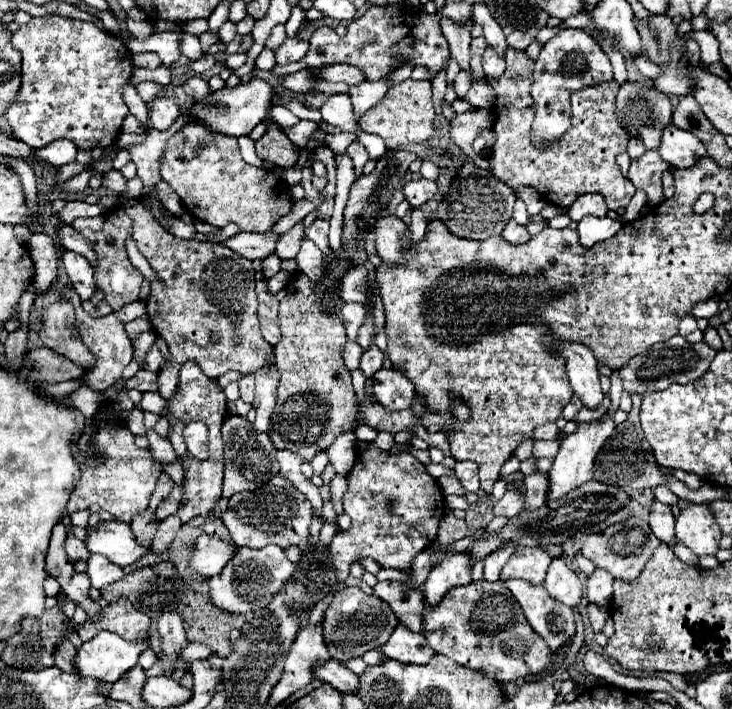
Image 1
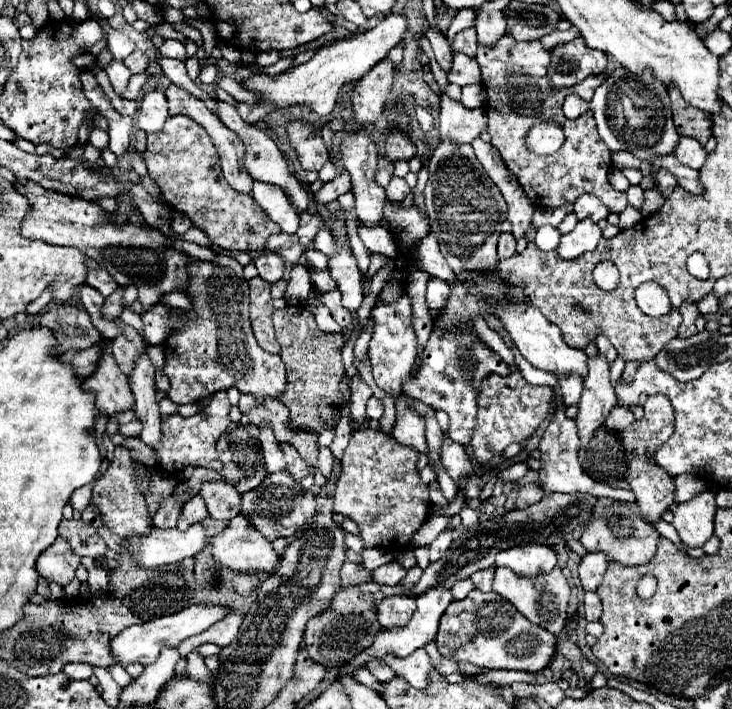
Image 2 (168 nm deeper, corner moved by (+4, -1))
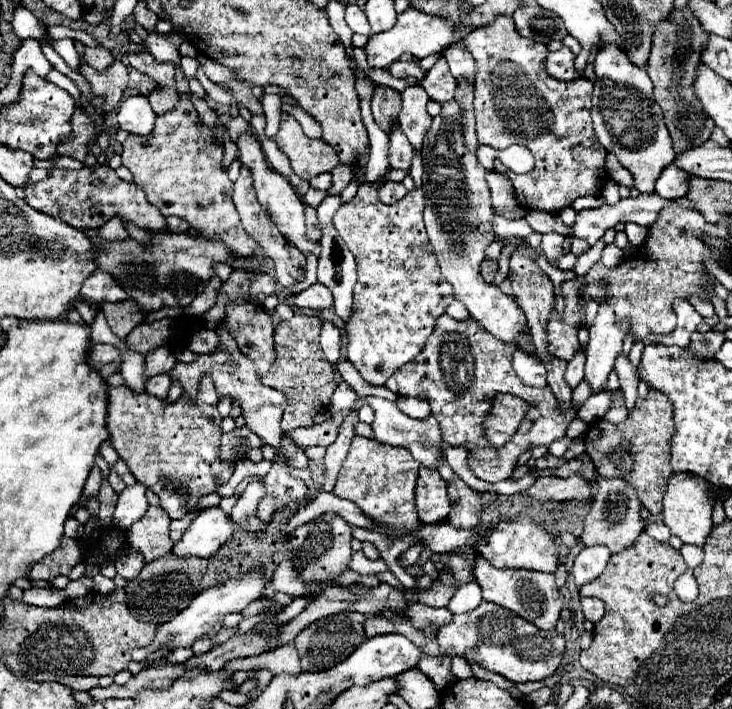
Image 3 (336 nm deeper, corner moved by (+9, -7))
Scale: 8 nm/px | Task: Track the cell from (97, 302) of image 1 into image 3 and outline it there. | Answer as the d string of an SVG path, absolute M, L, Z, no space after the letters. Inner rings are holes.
M126 299L126 301L118 301L118 303L102 303L100 305L104 315L106 315L106 321L110 325L110 329L118 335L118 337L126 337L144 317L144 313L140 311L140 307Z

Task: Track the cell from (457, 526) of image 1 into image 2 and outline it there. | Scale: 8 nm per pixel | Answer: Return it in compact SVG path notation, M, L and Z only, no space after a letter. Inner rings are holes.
M445 529L431 545L429 545L429 559L431 559L431 563L433 561L437 561L445 551L447 551L447 545L453 541L453 533L449 531L449 529Z

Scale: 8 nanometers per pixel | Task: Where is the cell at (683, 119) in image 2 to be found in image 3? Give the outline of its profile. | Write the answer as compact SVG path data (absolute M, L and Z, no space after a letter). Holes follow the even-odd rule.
M688 7L674 9L662 23L658 23L654 33L652 53L648 59L648 75L654 83L654 99L664 111L666 127L674 141L676 153L688 147L698 147L700 143L710 139L710 133L714 129L714 121L708 113L704 113L700 101L692 91L692 77L696 65L700 63L700 51L706 45L706 37L708 33L702 29Z

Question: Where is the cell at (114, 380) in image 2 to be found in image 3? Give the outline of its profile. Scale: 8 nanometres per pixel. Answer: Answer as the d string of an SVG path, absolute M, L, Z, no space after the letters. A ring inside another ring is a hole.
M202 377L200 391L196 403L182 395L176 403L166 403L156 399L148 393L134 393L128 387L108 387L108 431L114 449L118 451L120 459L126 461L130 471L134 473L136 481L144 483L150 491L160 497L160 505L172 519L184 517L188 511L196 511L196 501L202 495L214 493L218 485L228 483L232 477L232 467L228 463L218 461L218 447L222 437L222 417L218 413L218 395L214 391L214 383L210 377Z

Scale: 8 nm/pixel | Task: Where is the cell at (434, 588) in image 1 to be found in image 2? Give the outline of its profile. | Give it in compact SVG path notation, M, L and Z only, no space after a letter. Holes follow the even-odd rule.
M429 589L429 593L425 593L425 597L417 597L417 611L413 613L411 621L405 625L405 627L393 627L393 629L381 629L377 635L375 635L375 641L373 645L369 645L367 649L363 649L357 657L349 659L345 665L341 665L337 669L337 675L353 675L355 671L359 669L365 669L371 661L383 661L387 655L393 655L393 657L407 657L411 655L413 651L425 647L427 643L431 643L437 635L437 627L439 627L439 619L441 615L445 613L447 605L453 601L453 595L451 591L445 591L445 589Z

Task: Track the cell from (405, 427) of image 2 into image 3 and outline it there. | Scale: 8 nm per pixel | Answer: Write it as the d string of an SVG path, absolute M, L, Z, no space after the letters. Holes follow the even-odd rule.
M420 467L416 483L416 509L420 521L436 523L446 519L450 511L450 501L446 495L446 483L438 471Z

